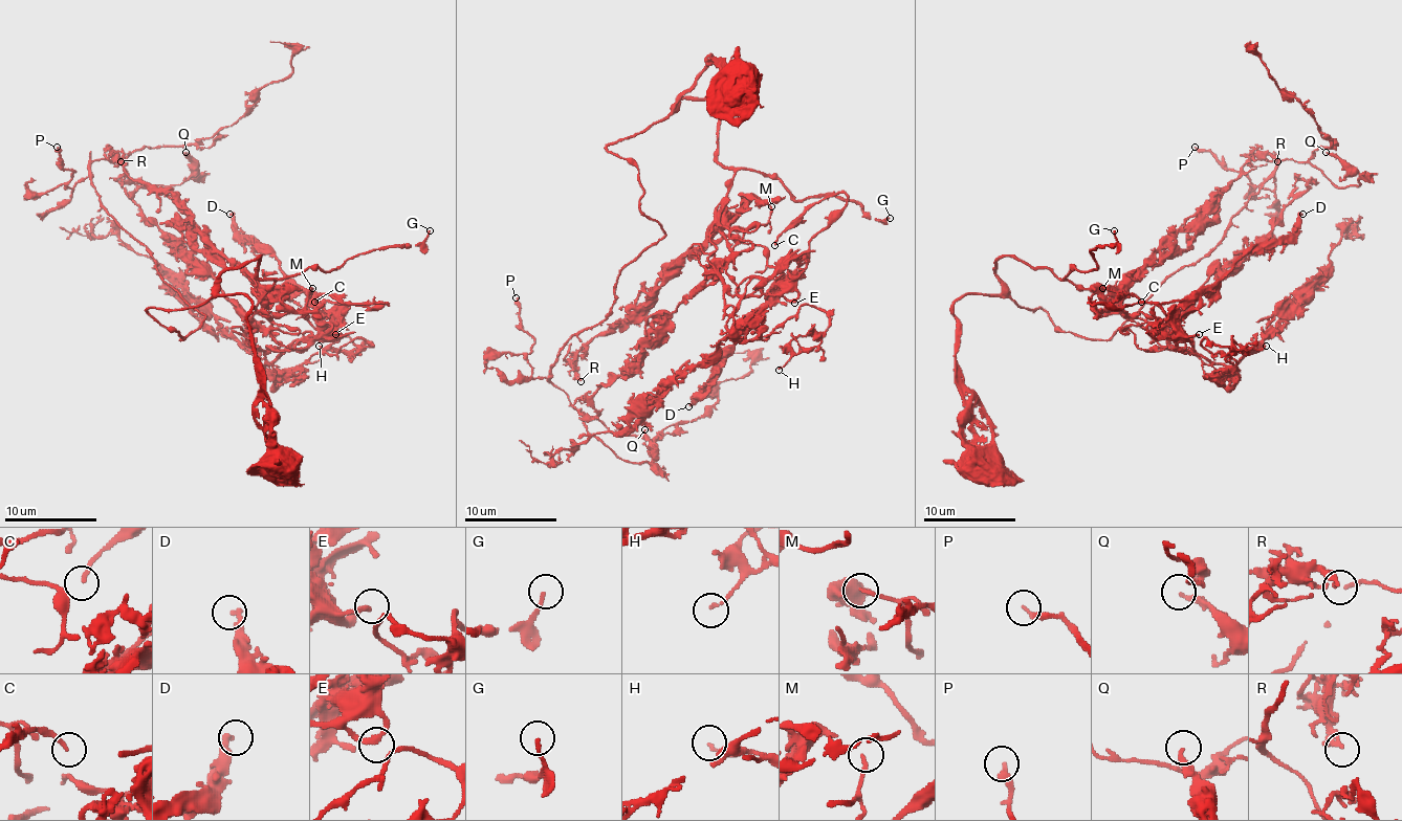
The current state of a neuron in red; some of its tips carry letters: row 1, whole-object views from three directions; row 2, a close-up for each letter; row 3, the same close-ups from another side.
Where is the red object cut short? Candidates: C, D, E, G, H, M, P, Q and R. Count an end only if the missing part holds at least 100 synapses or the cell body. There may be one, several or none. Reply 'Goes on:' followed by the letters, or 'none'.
Goes on: G

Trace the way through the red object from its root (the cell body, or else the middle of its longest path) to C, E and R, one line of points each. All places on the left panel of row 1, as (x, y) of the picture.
C: (280, 474), (253, 302), (218, 294), (218, 279), (259, 256), (266, 306), (312, 325), (388, 304), (314, 302)
E: (280, 474), (253, 302), (218, 294), (218, 279), (259, 256), (257, 276), (274, 281), (266, 306), (335, 334)
R: (280, 474), (253, 302), (218, 294), (227, 269), (259, 256), (257, 276), (274, 281), (262, 294), (121, 161)

